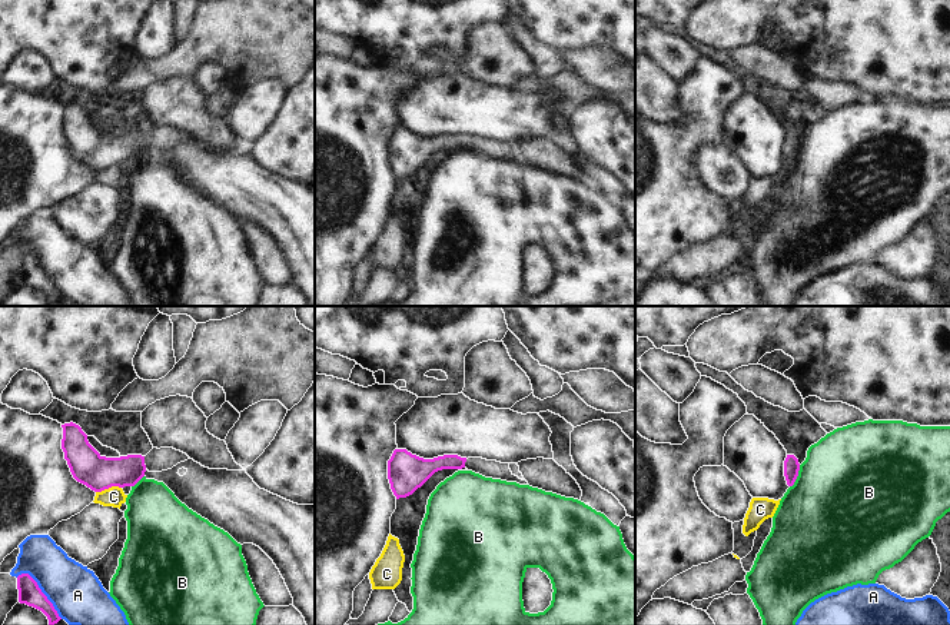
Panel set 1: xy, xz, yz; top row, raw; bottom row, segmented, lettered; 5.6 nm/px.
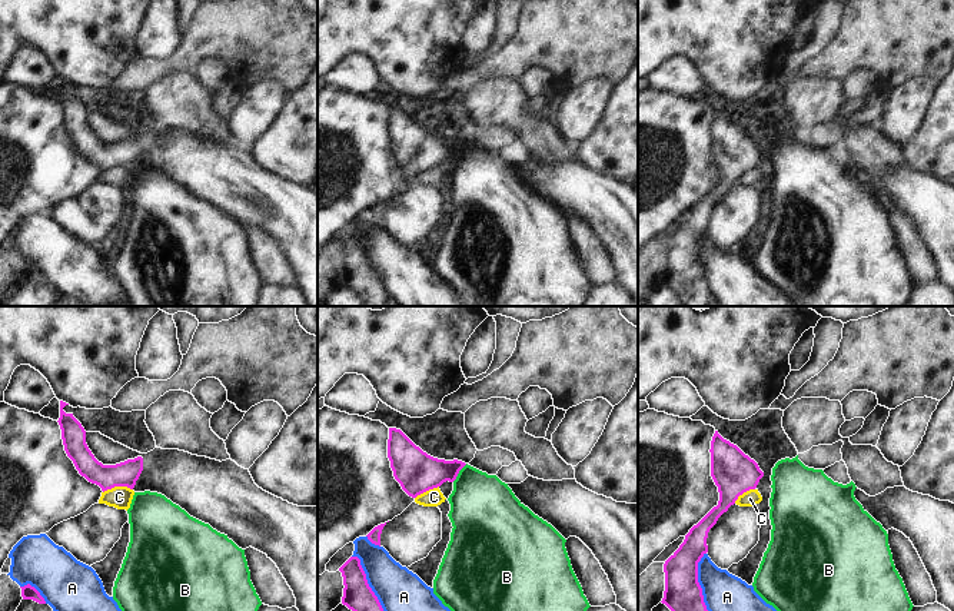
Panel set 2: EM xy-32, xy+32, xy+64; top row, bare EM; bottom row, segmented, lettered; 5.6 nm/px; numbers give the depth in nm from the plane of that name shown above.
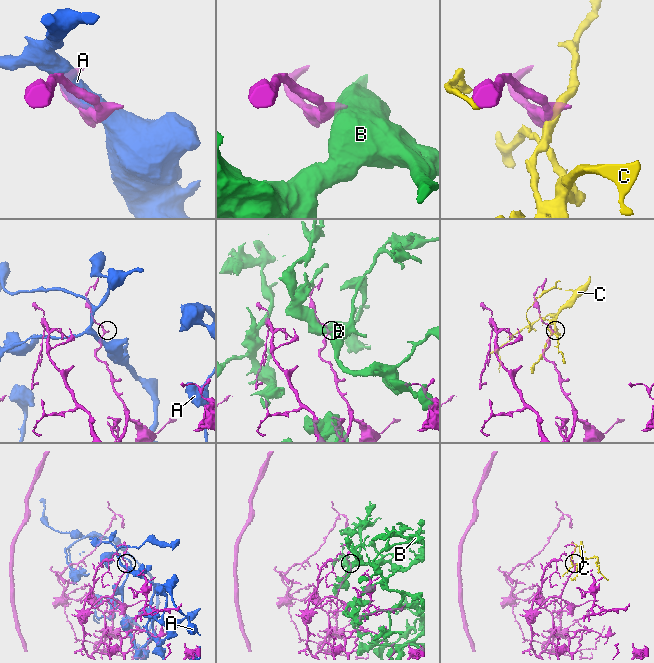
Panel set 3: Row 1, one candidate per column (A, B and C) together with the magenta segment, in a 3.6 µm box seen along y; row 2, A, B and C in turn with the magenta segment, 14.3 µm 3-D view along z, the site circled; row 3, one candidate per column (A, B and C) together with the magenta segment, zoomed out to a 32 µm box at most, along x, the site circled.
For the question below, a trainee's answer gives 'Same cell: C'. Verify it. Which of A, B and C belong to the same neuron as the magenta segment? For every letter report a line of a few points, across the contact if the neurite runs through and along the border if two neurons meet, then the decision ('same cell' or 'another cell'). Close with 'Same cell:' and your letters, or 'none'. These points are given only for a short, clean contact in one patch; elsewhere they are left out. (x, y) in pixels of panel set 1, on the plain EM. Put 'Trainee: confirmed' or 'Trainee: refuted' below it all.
A: another cell
B: yz (800, 145), (799, 155), (790, 166) | another cell
C: another cell
Same cell: none
Trainee: refuted

